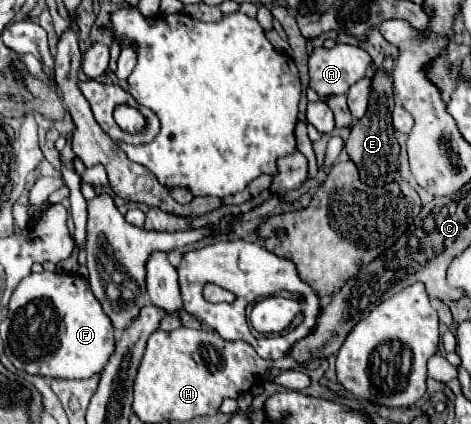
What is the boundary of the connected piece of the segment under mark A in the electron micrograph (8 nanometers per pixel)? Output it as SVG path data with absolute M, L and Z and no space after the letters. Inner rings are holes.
M335 45L333 49L325 49L325 47L315 49L309 55L309 75L311 75L309 87L313 87L321 95L321 99L325 95L345 95L353 83L365 77L365 69L369 67L369 63L371 63L371 57L367 55L367 51L353 45Z

